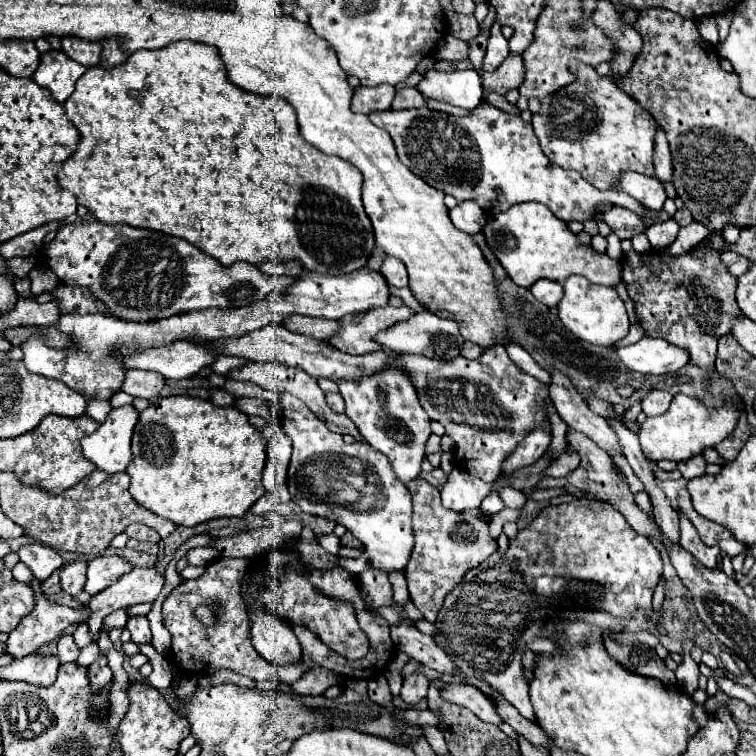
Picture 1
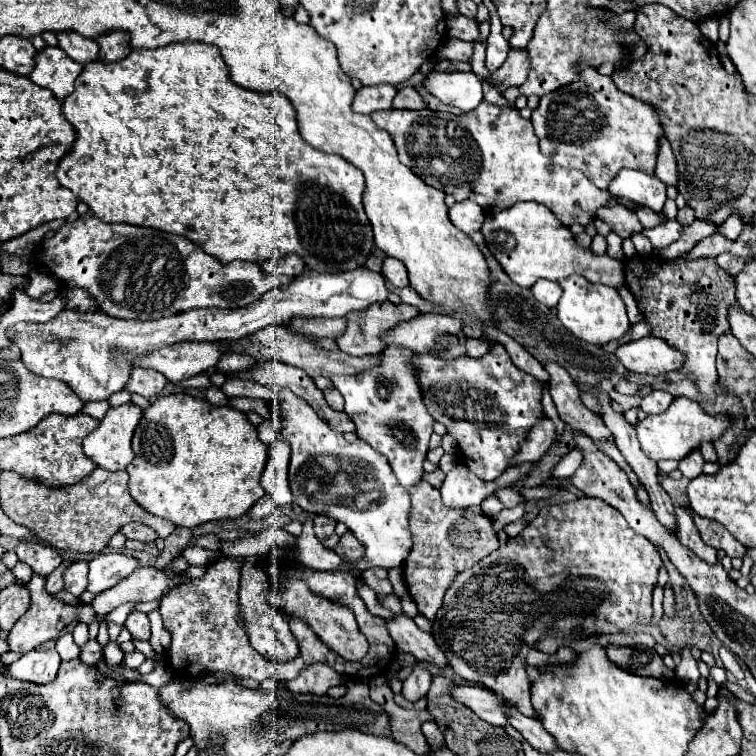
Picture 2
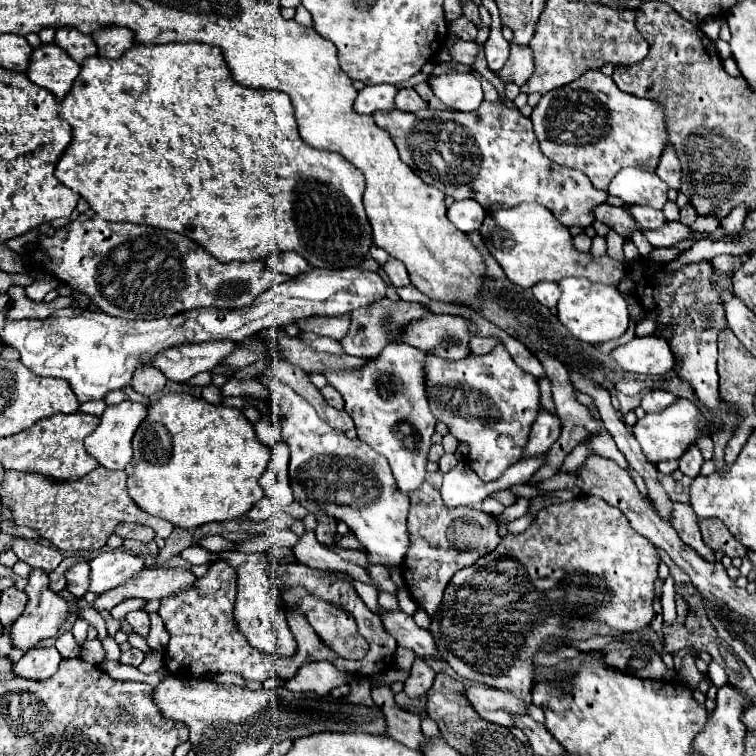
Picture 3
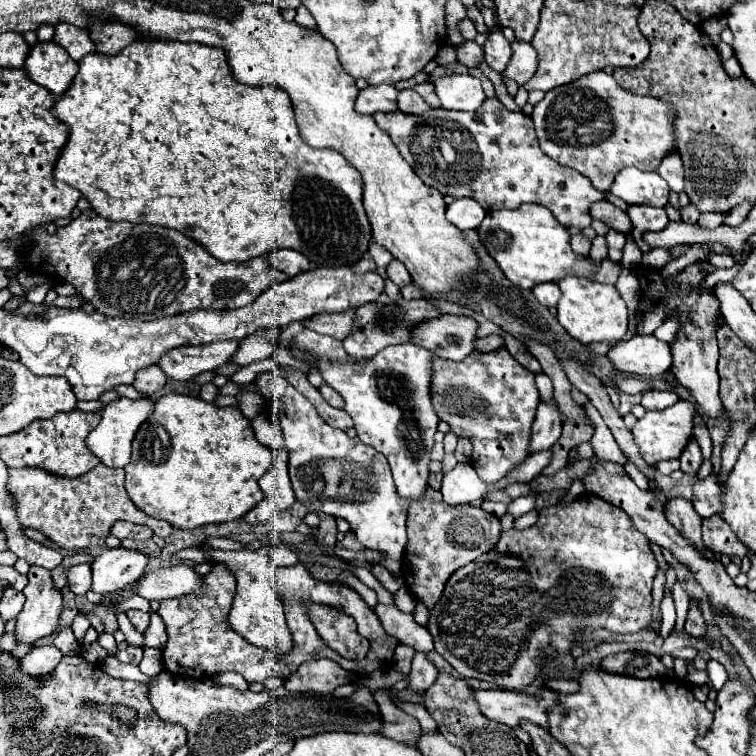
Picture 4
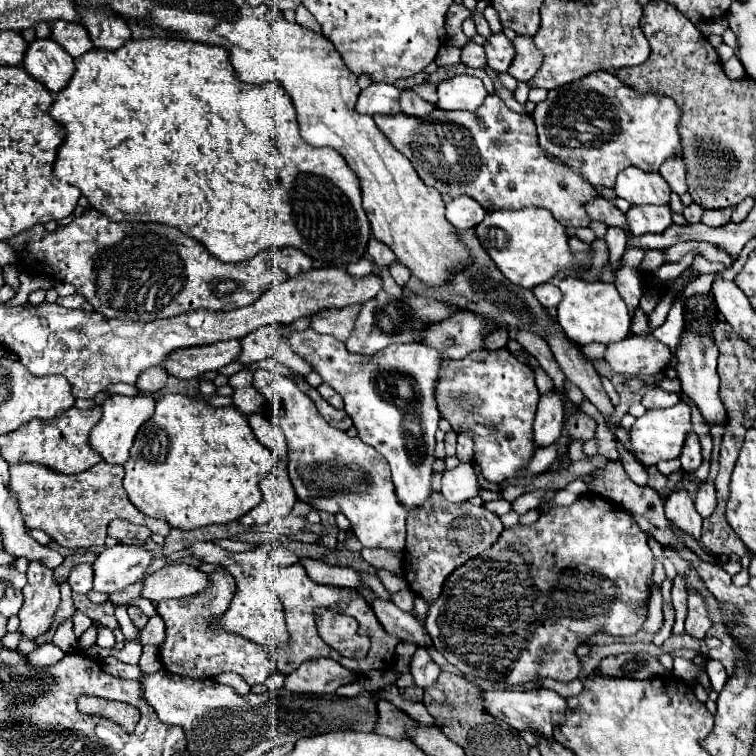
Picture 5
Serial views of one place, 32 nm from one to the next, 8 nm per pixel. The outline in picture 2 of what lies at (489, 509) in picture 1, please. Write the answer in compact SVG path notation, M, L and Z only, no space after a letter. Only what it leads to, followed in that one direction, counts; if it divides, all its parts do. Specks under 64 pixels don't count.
M492 494L492 496L488 496L482 504L480 504L480 510L486 514L486 516L496 516L500 510L502 510L504 506L502 506L502 502Z

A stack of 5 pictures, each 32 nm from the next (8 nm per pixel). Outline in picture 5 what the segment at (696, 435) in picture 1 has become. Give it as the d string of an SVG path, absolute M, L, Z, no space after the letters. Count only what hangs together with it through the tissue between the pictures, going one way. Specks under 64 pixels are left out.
M678 402L672 408L658 408L658 410L646 410L644 416L636 418L634 426L630 428L630 450L644 466L654 466L660 460L672 460L680 456L684 436L690 430L690 408L684 402Z

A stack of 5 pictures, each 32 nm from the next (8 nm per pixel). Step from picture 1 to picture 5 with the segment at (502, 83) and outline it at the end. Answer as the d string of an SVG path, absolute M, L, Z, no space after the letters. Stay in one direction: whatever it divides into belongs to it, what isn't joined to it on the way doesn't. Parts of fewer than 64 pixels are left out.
M518 36L514 40L516 58L512 66L508 68L508 74L512 74L516 80L530 80L542 62L542 52L534 44L534 36Z

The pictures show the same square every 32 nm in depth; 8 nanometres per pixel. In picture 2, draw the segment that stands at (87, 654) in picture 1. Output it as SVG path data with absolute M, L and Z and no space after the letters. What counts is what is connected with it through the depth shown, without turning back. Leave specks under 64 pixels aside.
M96 639L89 640L82 648L79 659L90 665L94 665L96 662L104 657L103 649Z

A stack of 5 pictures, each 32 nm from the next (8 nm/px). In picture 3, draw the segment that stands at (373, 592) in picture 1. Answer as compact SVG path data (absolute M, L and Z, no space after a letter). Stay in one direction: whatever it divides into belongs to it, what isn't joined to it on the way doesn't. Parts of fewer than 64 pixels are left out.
M376 564L376 566L370 566L370 568L368 568L368 574L370 574L372 580L378 584L378 588L382 588L382 590L386 590L386 592L389 593L396 592L396 584L392 582L388 568Z

